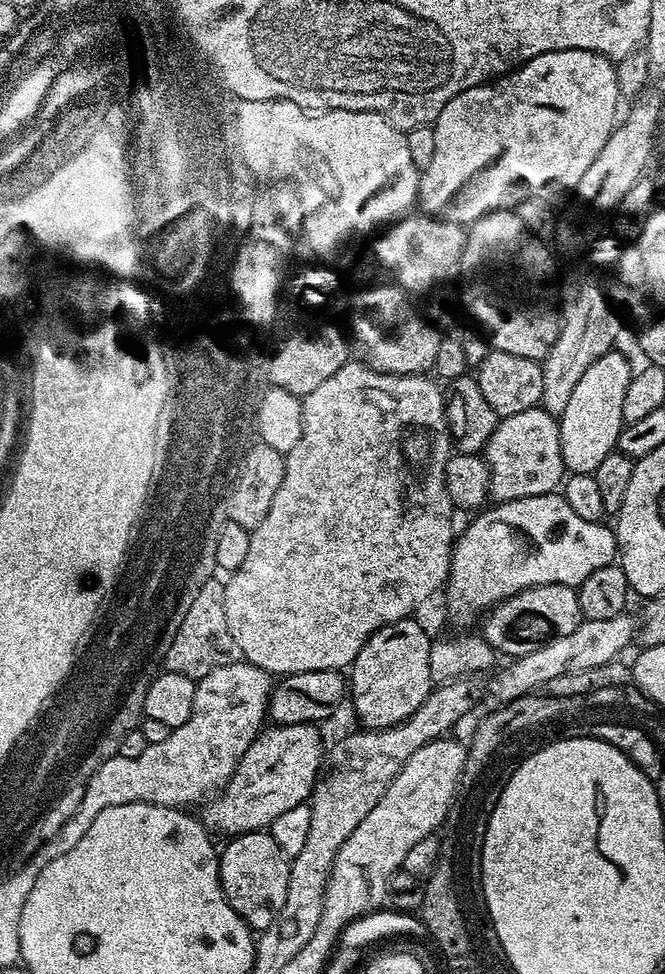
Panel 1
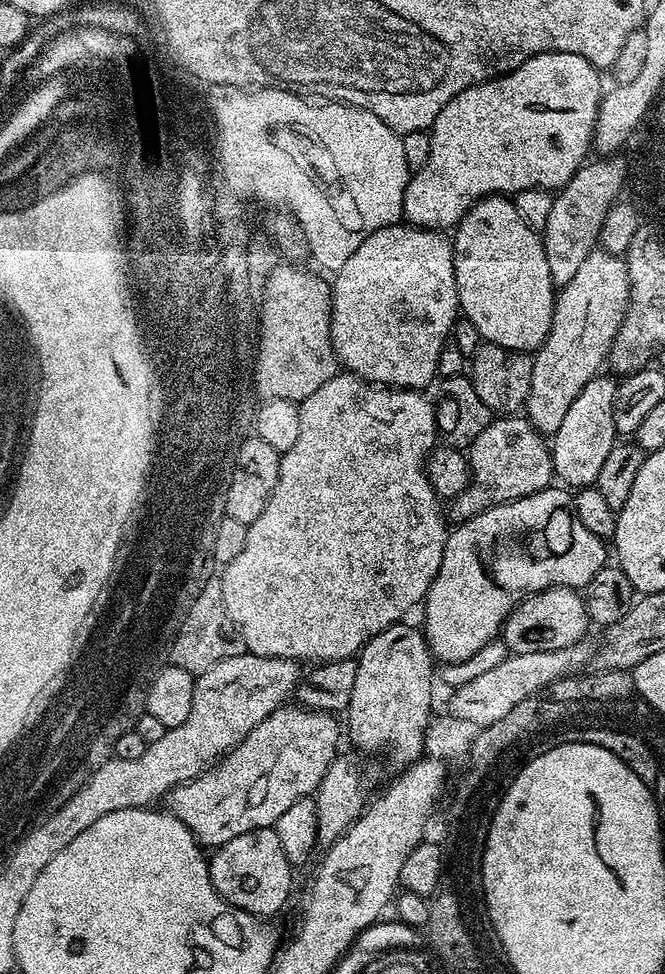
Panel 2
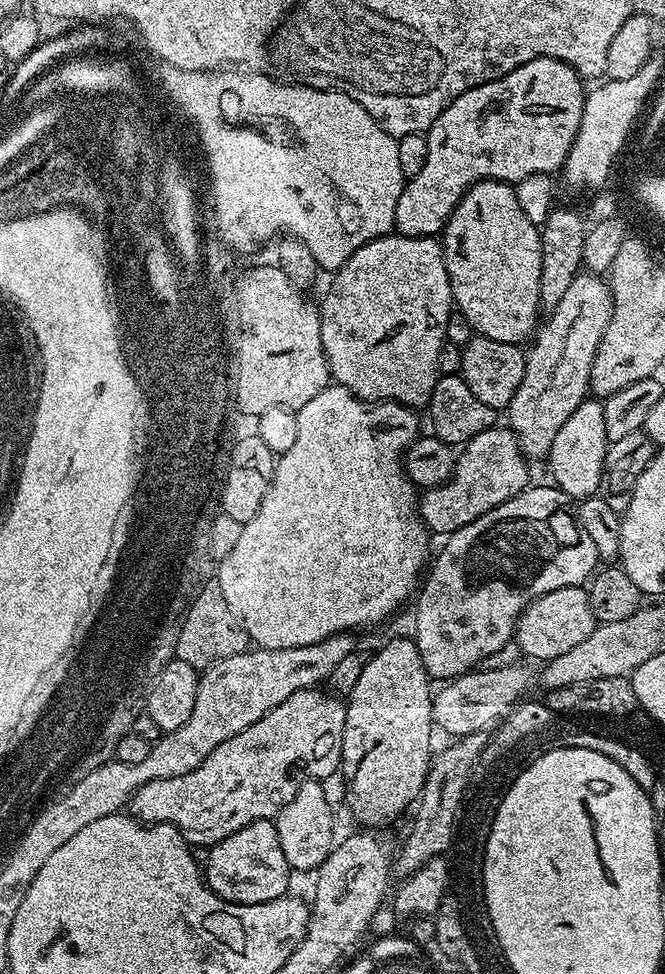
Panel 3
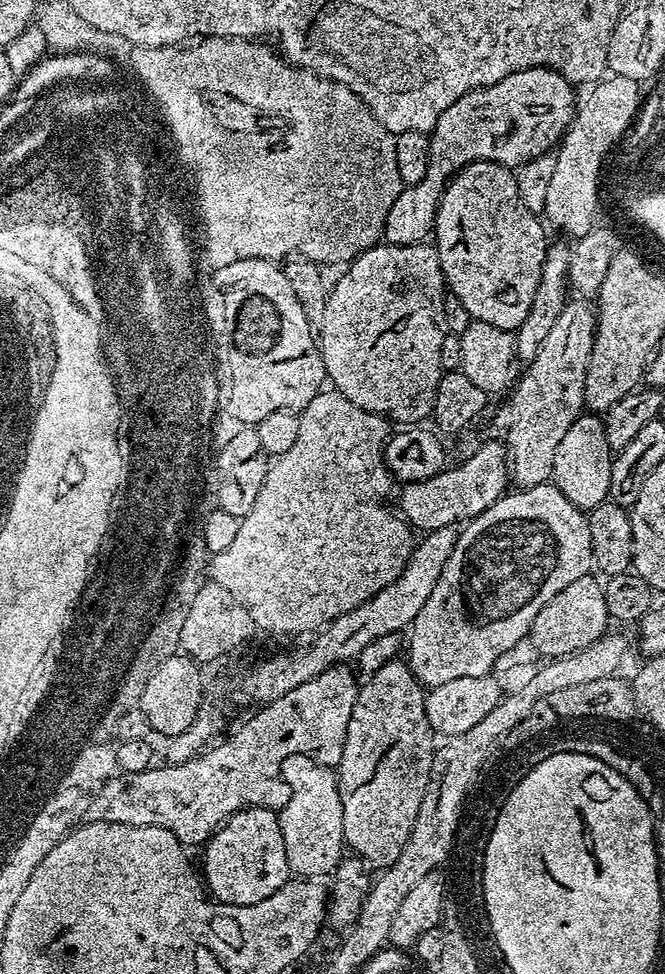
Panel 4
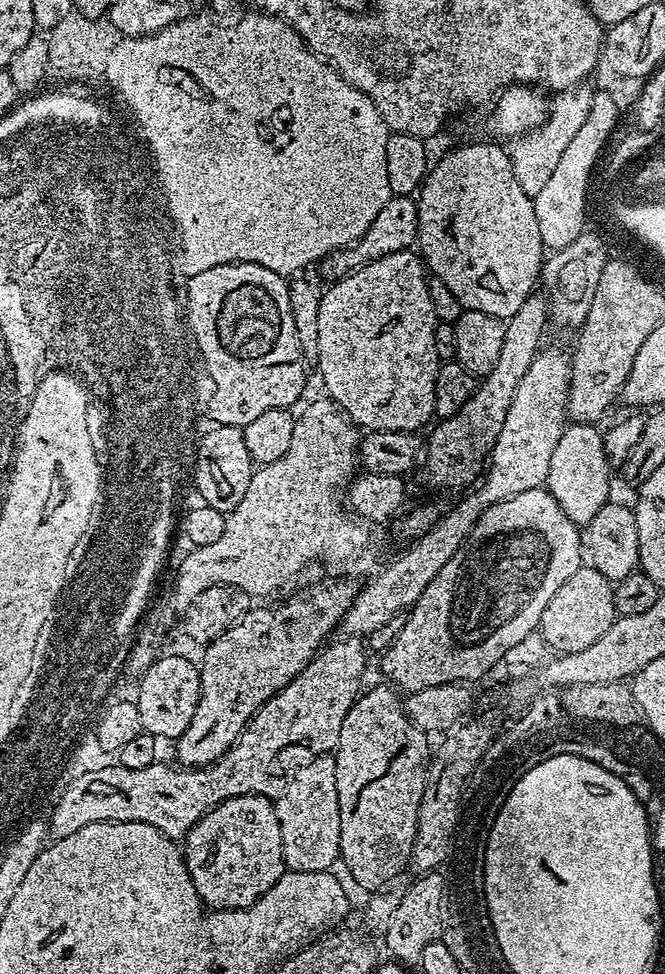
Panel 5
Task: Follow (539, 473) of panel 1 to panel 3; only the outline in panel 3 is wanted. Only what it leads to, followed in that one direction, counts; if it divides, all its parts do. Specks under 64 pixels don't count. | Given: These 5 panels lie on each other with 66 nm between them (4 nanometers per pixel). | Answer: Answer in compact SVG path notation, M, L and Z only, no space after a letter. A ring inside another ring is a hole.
M493 426L482 430L482 434L459 449L448 481L419 493L419 518L432 534L451 534L462 530L462 526L470 526L470 522L482 518L482 514L502 506L502 502L511 500L529 487L528 467L529 461L521 452L520 443L516 441L511 428Z

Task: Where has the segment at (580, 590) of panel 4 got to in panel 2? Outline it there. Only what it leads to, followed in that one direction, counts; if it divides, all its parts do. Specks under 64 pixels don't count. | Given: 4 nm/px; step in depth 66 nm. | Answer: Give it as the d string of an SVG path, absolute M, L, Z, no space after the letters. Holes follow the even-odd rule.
M547 588L526 597L506 618L502 639L512 654L534 654L581 643L590 629L584 597L574 588Z

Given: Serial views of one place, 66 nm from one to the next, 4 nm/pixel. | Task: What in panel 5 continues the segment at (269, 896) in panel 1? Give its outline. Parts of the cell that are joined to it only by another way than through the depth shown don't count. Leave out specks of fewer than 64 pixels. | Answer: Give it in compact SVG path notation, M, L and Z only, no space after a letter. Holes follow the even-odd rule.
M253 794L230 798L211 808L183 837L184 865L188 867L194 890L209 909L249 908L284 875L282 834L276 806L266 797Z

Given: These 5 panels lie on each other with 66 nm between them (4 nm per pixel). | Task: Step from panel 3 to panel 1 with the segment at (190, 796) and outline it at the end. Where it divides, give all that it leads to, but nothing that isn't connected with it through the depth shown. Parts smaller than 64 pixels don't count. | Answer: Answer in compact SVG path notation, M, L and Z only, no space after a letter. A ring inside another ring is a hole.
M312 722L265 727L250 742L250 750L242 754L226 787L199 809L204 827L213 833L225 832L228 838L243 832L259 832L271 826L274 818L286 814L286 810L305 803L312 795L326 755L326 743L316 728L319 727Z

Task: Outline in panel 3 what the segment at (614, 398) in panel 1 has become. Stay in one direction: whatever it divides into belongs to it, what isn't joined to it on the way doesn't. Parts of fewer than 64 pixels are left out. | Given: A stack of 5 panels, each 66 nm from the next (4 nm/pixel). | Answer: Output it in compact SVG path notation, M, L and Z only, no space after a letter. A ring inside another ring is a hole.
M596 398L584 399L578 410L574 410L574 414L566 418L562 430L558 430L548 451L546 463L552 471L551 483L576 502L597 495L609 443L606 438L603 403Z

